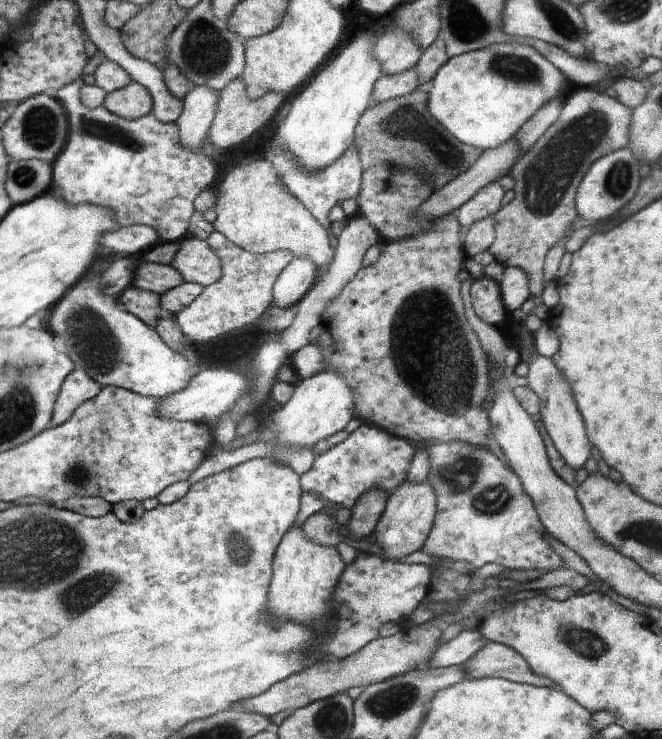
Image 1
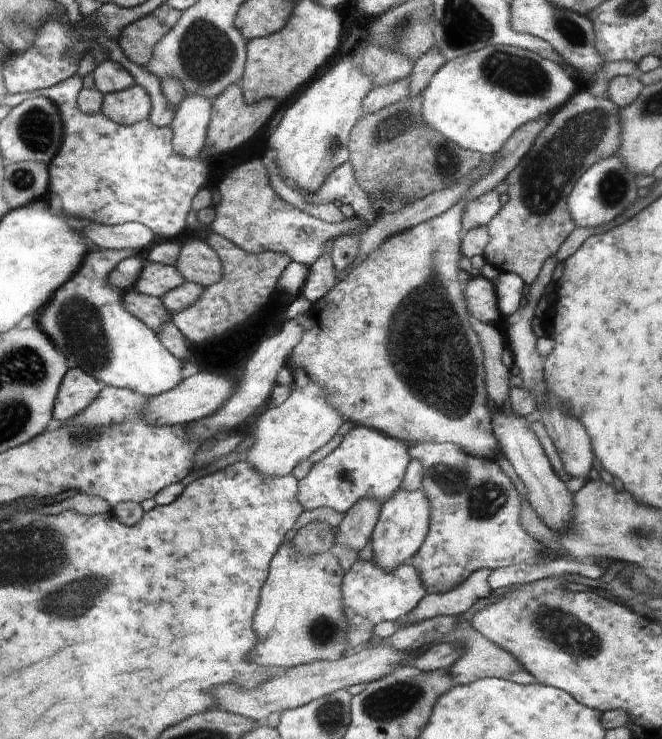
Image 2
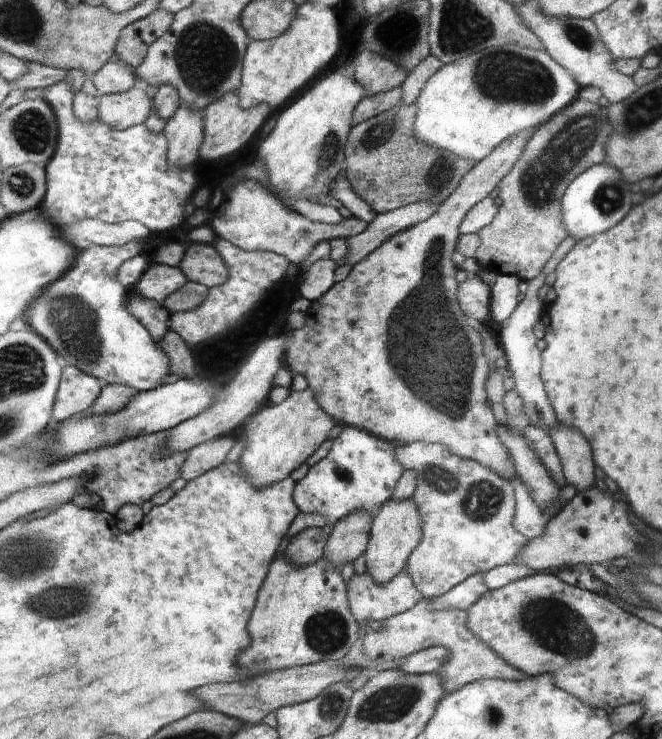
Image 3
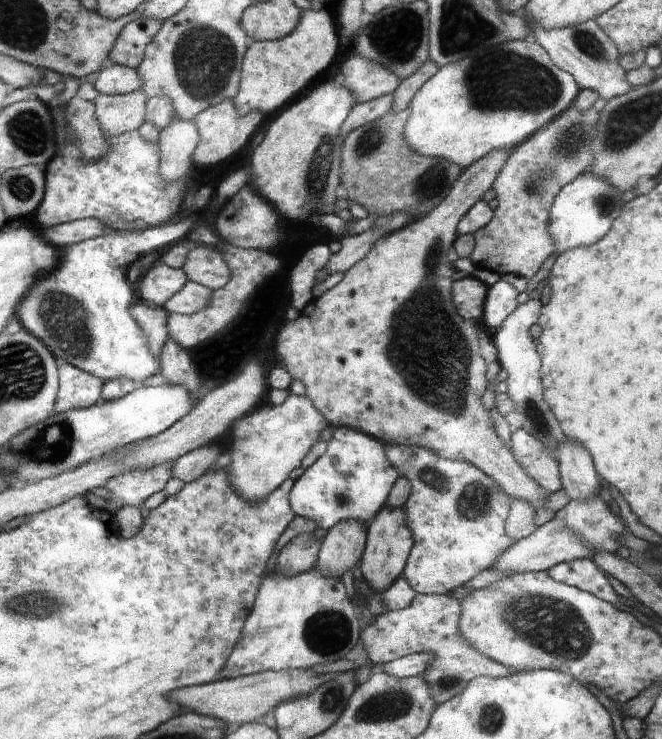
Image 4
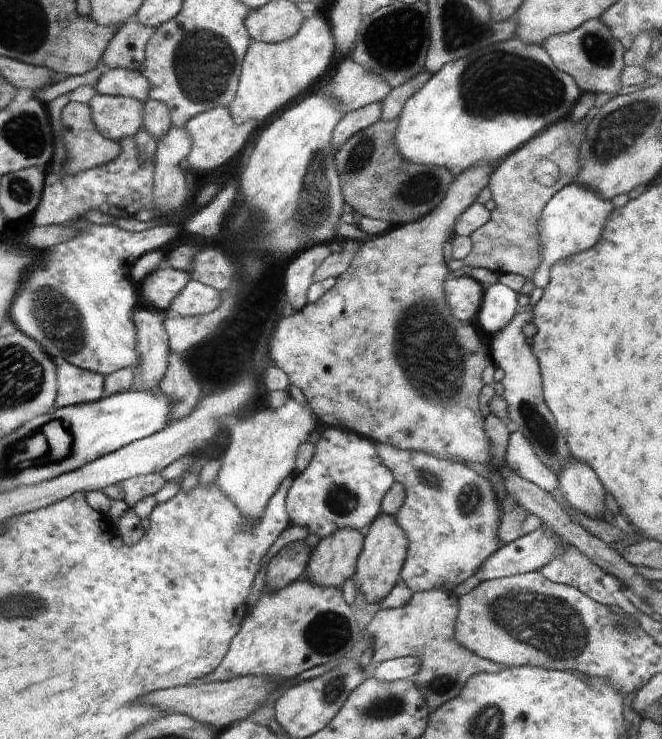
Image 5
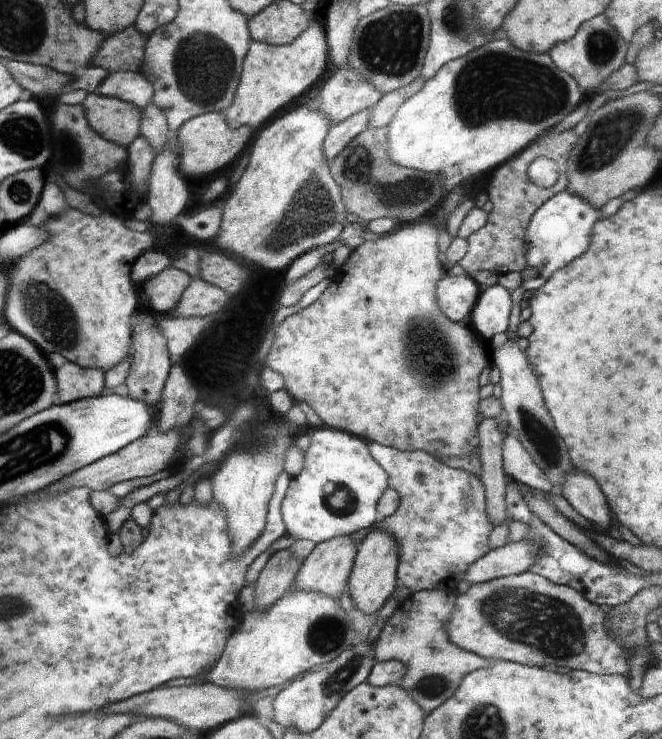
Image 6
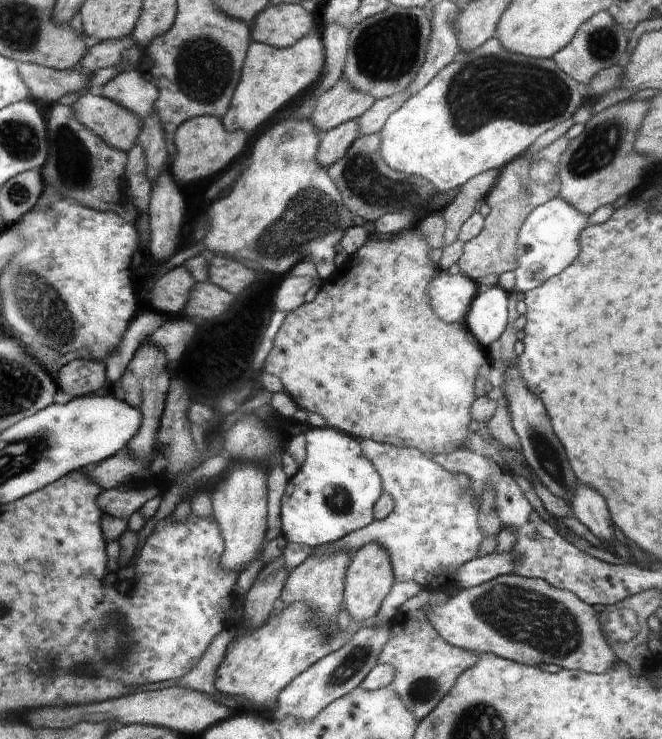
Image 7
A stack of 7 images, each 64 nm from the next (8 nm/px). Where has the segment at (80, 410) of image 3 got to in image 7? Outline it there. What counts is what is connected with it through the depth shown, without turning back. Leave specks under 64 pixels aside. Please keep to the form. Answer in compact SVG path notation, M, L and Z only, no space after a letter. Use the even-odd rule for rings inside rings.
M74 359L60 367L57 377L62 392L73 398L104 393L108 385L105 363L98 360Z

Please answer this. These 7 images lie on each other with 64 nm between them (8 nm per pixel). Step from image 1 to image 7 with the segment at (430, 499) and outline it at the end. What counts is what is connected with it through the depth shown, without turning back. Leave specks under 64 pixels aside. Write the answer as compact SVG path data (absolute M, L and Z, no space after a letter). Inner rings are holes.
M370 542L352 554L352 562L346 573L346 612L356 622L374 619L384 598L390 593L392 584L396 581L393 560L390 550L382 546L382 542Z

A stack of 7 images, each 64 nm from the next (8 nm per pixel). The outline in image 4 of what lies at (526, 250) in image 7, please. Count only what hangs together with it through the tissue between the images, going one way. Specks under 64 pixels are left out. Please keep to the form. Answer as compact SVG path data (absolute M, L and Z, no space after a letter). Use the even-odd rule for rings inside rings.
M589 171L569 182L558 193L552 210L551 231L556 254L562 254L578 246L592 246L594 242L598 242L610 230L610 220L618 220L625 213L622 194L624 192L618 190L618 186L610 182L610 178L602 178L602 174L596 175Z

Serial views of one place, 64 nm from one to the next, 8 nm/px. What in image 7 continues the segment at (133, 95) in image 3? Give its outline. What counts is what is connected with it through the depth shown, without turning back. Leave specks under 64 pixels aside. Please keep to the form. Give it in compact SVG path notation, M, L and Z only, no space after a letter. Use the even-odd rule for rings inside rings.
M83 94L74 102L74 118L102 138L108 146L128 152L140 139L141 119L113 99L100 94Z

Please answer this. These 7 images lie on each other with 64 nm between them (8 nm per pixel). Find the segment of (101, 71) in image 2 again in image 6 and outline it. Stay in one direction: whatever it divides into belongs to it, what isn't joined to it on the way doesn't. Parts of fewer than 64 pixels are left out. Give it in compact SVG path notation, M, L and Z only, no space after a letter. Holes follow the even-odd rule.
M116 71L110 72L108 78L102 80L96 92L102 96L132 102L144 112L144 108L152 104L156 91L153 83L139 72Z

